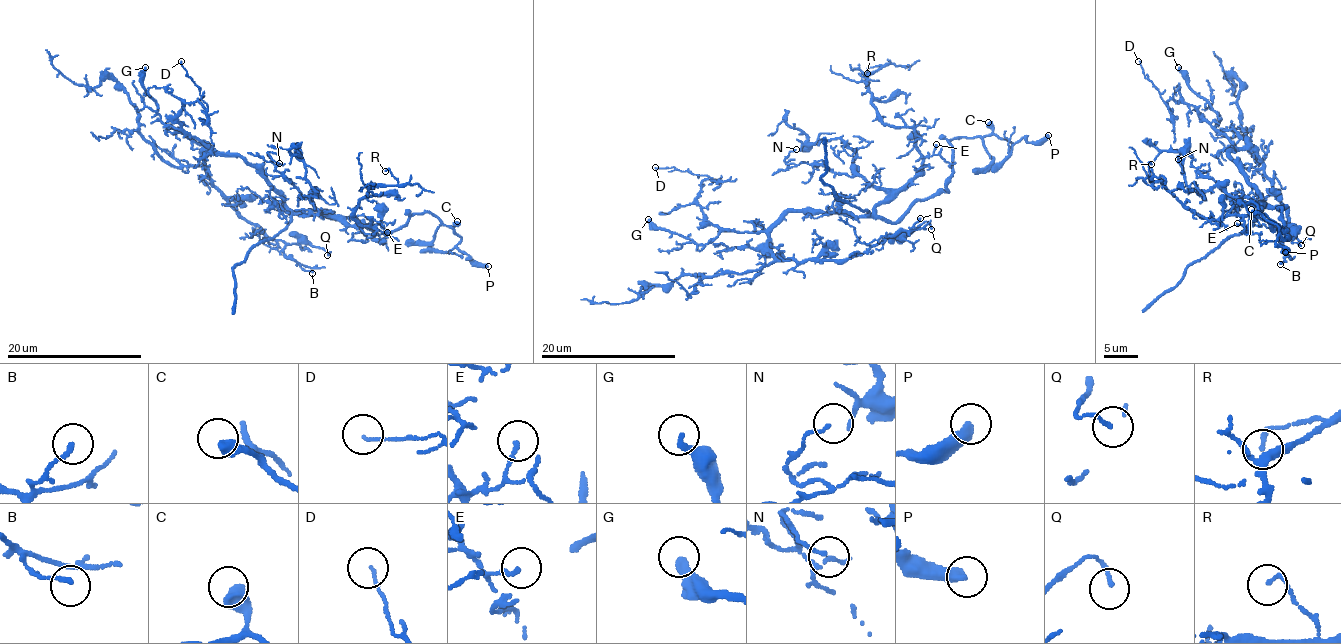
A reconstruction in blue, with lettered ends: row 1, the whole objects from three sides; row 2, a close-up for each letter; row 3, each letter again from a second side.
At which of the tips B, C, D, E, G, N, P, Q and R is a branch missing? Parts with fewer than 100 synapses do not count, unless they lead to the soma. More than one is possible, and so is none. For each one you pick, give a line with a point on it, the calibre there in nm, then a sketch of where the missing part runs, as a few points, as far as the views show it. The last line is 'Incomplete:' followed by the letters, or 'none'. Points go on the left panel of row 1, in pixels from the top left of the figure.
Incomplete: none

